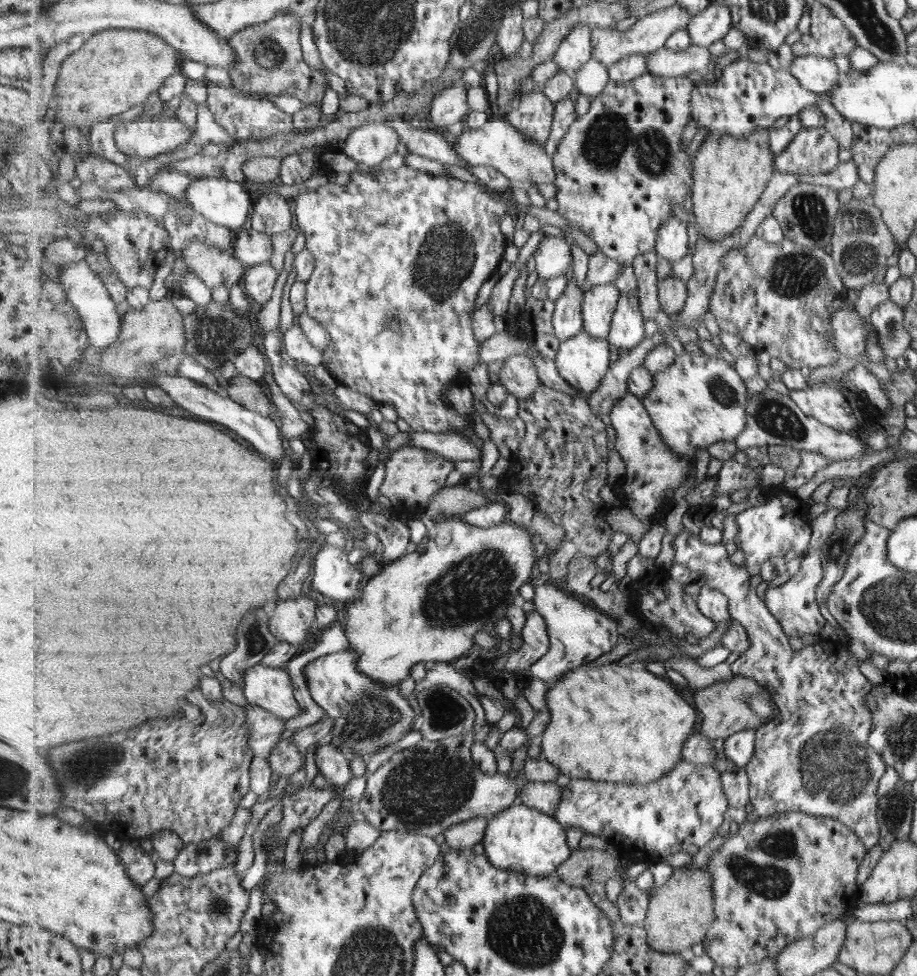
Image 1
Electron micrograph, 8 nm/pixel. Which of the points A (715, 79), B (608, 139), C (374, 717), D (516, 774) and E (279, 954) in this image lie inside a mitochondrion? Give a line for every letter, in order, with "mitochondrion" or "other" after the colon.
A: other
B: mitochondrion
C: mitochondrion
D: other
E: other

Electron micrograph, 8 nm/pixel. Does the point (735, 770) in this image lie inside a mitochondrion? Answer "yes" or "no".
no

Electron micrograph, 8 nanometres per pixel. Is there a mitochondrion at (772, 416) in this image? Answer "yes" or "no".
yes

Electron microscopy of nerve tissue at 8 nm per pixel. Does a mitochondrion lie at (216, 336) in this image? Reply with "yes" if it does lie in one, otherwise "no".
yes

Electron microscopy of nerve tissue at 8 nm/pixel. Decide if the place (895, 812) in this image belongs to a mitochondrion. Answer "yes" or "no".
yes

